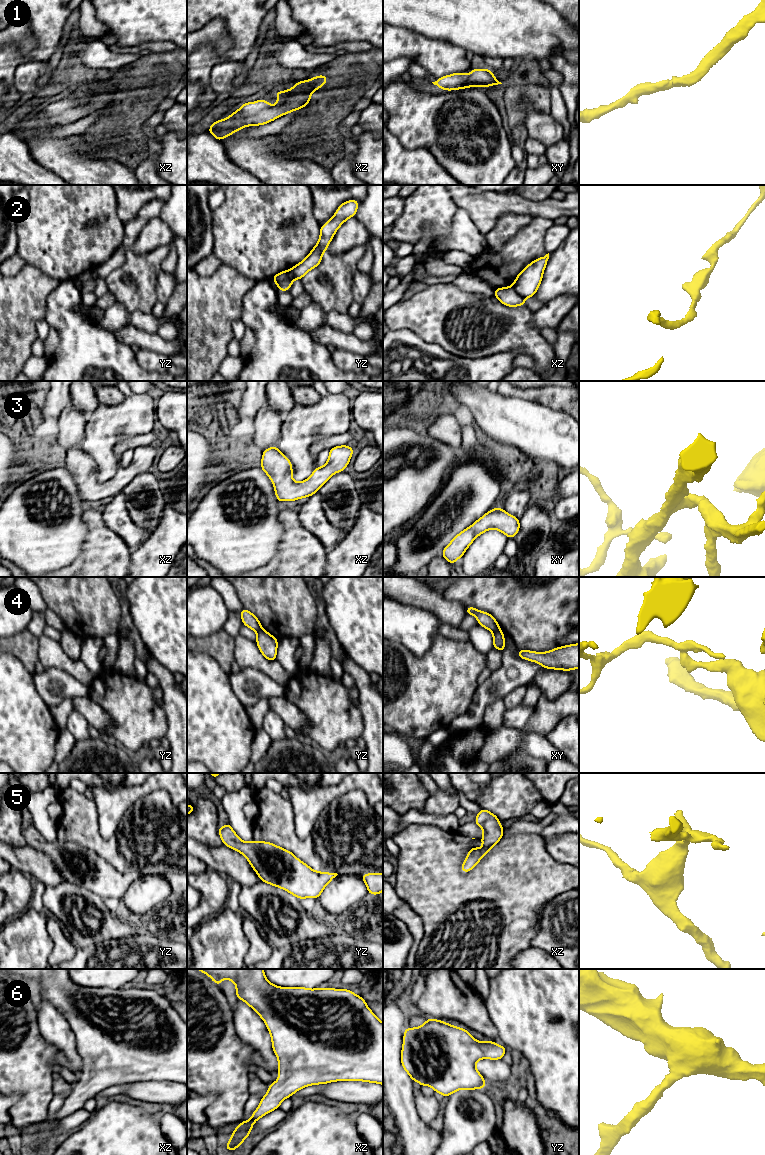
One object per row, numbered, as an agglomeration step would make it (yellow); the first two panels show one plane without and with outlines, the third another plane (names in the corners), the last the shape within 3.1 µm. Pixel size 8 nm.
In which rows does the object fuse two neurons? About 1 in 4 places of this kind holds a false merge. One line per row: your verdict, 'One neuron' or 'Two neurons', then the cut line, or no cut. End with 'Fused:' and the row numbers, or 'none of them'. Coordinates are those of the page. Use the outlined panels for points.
1: One neuron. No split
2: Two neurons. Split along xz (511, 286), (523, 298)
3: One neuron. No split
4: Two neurons. Split along xy (499, 629), (493, 632)
5: One neuron. No split
6: One neuron. No split
Fused: 2, 4

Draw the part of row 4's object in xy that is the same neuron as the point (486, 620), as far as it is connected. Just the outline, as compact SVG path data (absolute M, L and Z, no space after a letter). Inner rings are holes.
M466 606L467 615L474 615L477 617L478 625L494 632L500 630L500 626L495 618L484 611L477 610L474 607Z

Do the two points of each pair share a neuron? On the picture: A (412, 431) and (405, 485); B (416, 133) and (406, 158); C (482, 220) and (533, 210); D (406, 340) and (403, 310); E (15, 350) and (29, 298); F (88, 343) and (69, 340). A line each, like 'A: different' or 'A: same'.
A: same
B: different
C: same
D: different
E: same
F: same

